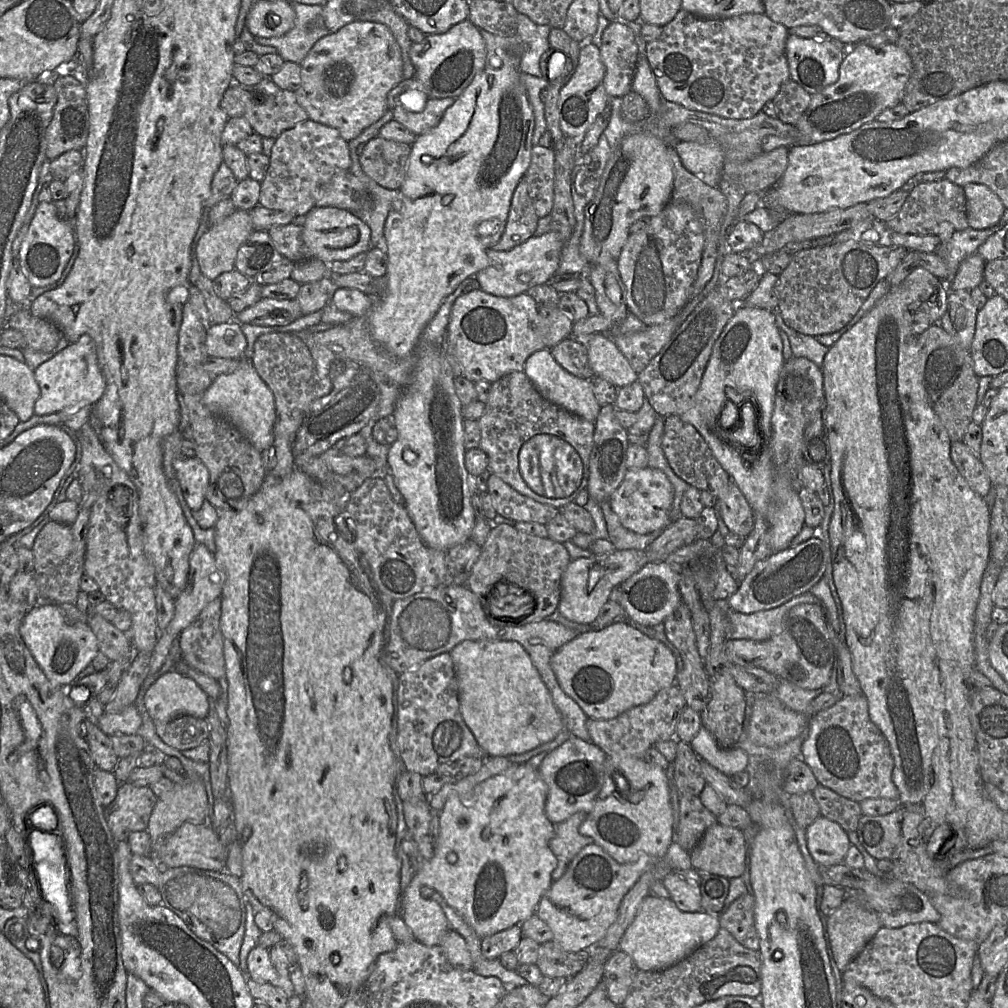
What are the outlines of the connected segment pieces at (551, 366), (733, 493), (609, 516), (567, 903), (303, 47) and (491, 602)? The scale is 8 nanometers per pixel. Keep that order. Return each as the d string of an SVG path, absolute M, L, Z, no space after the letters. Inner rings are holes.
M550 349L536 351L528 357L524 365L524 373L545 399L588 421L596 421L602 406L595 398L591 380L579 378L565 370L554 359Z
M733 481L727 487L726 495L717 499L715 508L729 532L746 538L753 530L752 509Z
M609 501L600 503L608 531L608 540L613 543L616 550L645 550L663 530L656 530L647 534L639 534L625 528L618 516L612 511Z
M673 842L663 859L642 855L627 864L617 863L596 843L585 846L571 861L561 878L552 882L548 891L540 899L537 916L553 933L553 941L567 952L578 952L592 948L606 934L615 922L619 906L638 879L655 861L664 860L672 870L692 868L690 852Z
M289 1L296 13L295 25L286 34L279 37L263 38L254 37L258 44L264 46L273 46L284 61L290 61L300 64L306 57L312 46L322 37L330 34L331 32L326 28L325 22L324 27L315 27L315 19L322 17L322 5L308 5L301 4L296 1Z
M506 580L497 582L488 596L488 614L494 620L519 623L519 619L532 614L535 608L535 599L528 591Z

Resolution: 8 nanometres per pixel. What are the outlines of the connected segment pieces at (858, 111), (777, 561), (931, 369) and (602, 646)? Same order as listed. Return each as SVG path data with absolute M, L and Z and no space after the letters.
M857 43L845 47L849 49L840 65L838 80L812 95L808 108L795 125L800 141L768 135L762 139L762 152L831 140L874 121L879 113L901 103L913 69L909 54L897 44L877 48Z
M811 538L795 547L773 552L769 557L758 561L739 581L737 591L727 598L728 606L744 614L778 607L791 598L809 591L820 581L830 559L830 548L825 548L819 538Z
M940 323L919 335L923 383L934 412L945 427L951 443L963 441L977 406L979 377L974 372L970 350L961 347Z
M616 621L601 630L587 631L579 634L576 638L564 644L552 655L550 658L550 666L561 689L581 707L588 718L596 720L613 719L631 708L650 702L660 690L676 683L677 674L676 657L672 650L661 641L650 638L635 627L632 627L629 621Z

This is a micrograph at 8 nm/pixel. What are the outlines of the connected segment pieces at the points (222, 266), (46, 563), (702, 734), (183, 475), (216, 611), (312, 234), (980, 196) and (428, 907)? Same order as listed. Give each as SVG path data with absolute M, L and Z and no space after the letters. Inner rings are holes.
M236 209L222 222L211 225L196 246L196 258L201 273L213 281L220 274L235 269L238 250L247 241L253 230L250 212L246 210Z
M48 521L34 541L34 573L41 574L62 564L72 550L71 525Z
M703 726L690 745L700 759L728 777L747 769L749 757L742 748L739 746L729 749L720 747L712 734Z
M176 457L173 469L179 482L183 497L192 511L199 510L206 499L209 472L197 457Z
M217 597L179 637L181 660L215 680L226 678L220 617L221 597Z
M313 207L307 214L302 239L313 256L330 264L337 260L348 260L371 248L371 230L355 214L335 207Z
M969 183L963 188L969 226L984 230L997 225L1006 209L1000 198L983 184Z
M415 873L402 893L399 915L416 941L426 946L438 946L449 930L449 923L436 901L421 896L421 886Z

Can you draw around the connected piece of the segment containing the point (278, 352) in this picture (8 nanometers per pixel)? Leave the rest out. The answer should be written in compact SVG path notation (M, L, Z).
M272 332L259 336L254 344L252 364L274 396L274 436L283 436L293 443L312 402L331 391L330 378L318 375L308 347L295 333Z

